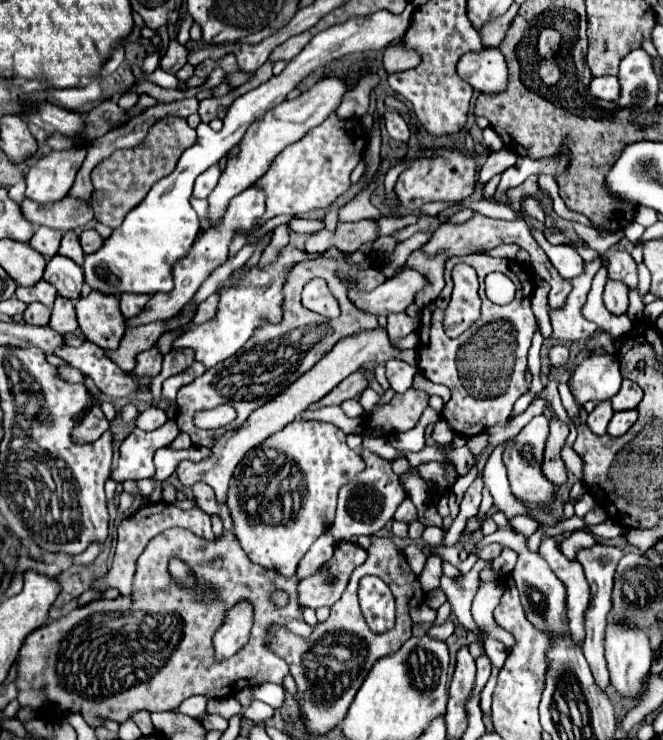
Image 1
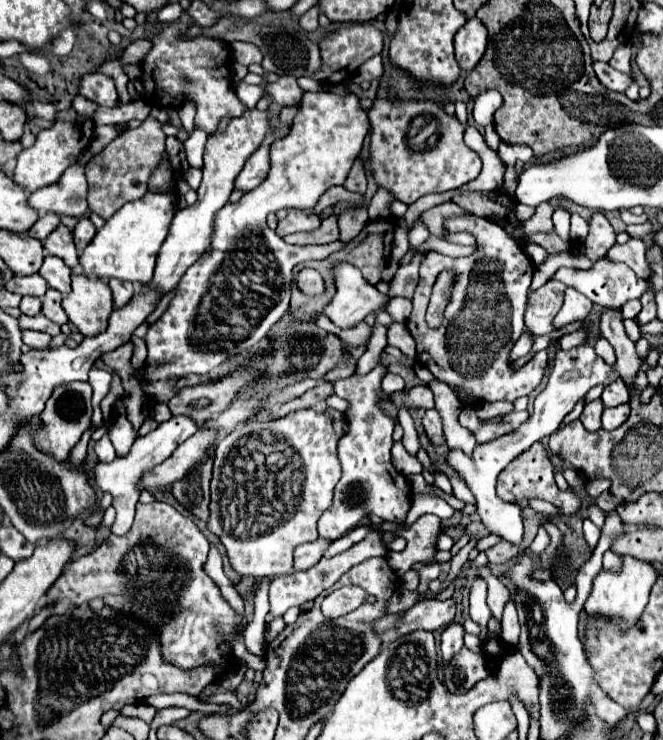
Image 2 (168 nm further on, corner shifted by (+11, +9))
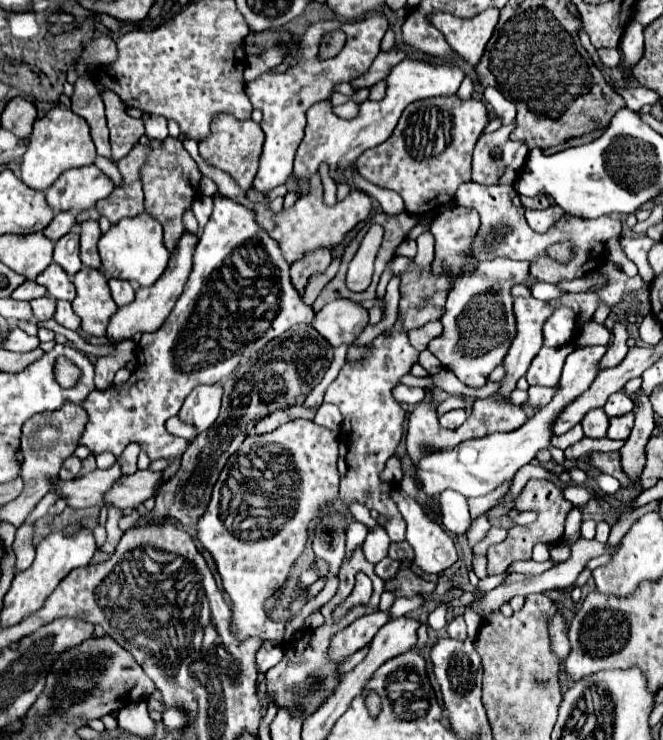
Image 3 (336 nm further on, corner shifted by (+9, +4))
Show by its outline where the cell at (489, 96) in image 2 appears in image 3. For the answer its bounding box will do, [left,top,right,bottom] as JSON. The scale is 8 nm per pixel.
[484,88,516,124]

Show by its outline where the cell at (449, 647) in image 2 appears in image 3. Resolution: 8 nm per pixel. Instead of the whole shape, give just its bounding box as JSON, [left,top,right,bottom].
[448,616,466,640]

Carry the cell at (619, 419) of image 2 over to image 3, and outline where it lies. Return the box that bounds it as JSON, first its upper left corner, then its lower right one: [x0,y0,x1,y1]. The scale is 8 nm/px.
[608,414,634,440]

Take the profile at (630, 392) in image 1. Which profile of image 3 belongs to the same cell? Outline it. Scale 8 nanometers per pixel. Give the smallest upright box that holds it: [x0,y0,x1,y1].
[604,392,634,418]

